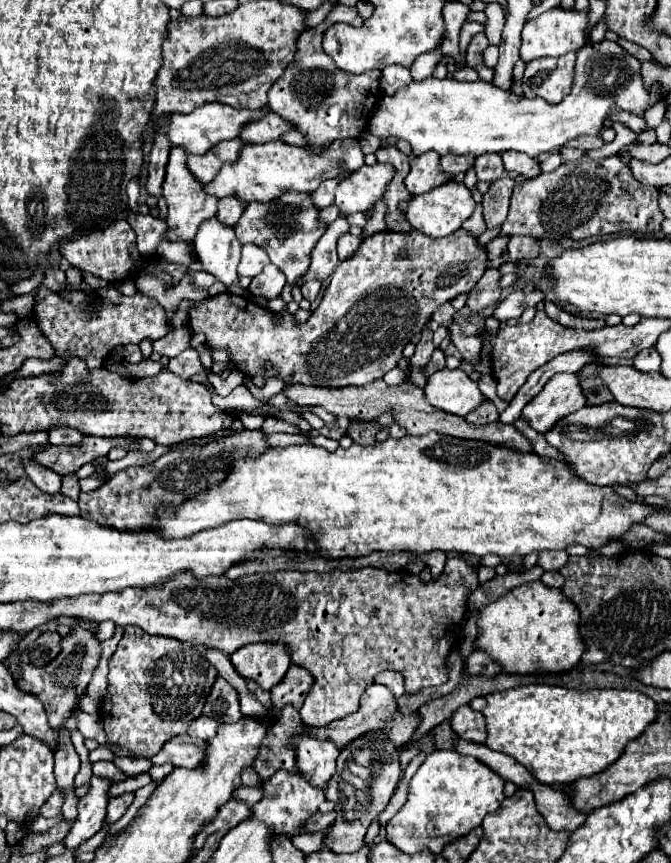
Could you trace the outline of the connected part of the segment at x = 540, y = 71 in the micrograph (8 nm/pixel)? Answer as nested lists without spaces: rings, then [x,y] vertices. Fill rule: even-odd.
[[[575,53],[561,59],[533,59],[525,65],[523,95],[543,97],[549,103],[559,103],[573,83]]]

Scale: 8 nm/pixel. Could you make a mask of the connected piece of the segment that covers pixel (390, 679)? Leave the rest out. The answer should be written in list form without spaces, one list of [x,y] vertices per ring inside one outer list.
[[[383,671],[375,677],[375,683],[389,687],[395,697],[401,697],[405,693],[405,681],[403,681],[403,675],[399,671]]]

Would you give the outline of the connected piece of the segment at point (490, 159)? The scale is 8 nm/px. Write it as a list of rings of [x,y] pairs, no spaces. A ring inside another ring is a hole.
[[[481,155],[475,159],[475,167],[477,167],[477,177],[479,181],[487,181],[493,183],[495,179],[505,175],[503,163],[501,163],[501,155]]]

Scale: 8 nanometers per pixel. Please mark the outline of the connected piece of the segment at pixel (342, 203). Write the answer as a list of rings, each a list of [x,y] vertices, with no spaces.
[[[375,163],[371,167],[363,165],[339,183],[335,191],[335,205],[345,215],[367,211],[385,195],[393,175],[395,167],[391,163]]]

